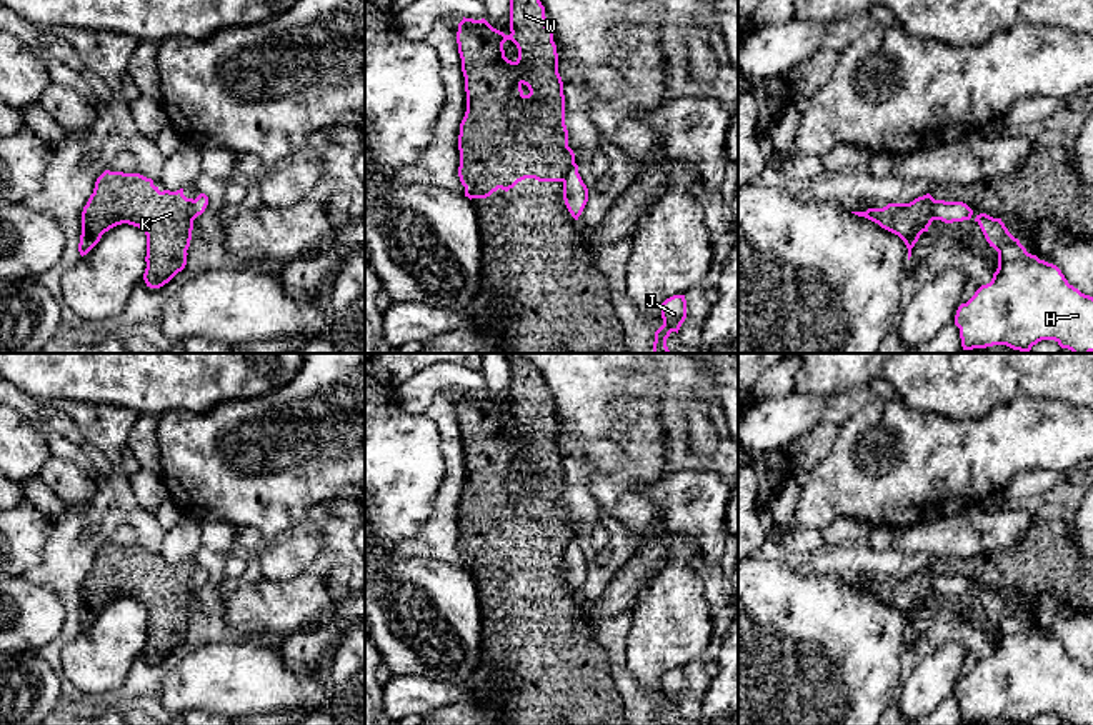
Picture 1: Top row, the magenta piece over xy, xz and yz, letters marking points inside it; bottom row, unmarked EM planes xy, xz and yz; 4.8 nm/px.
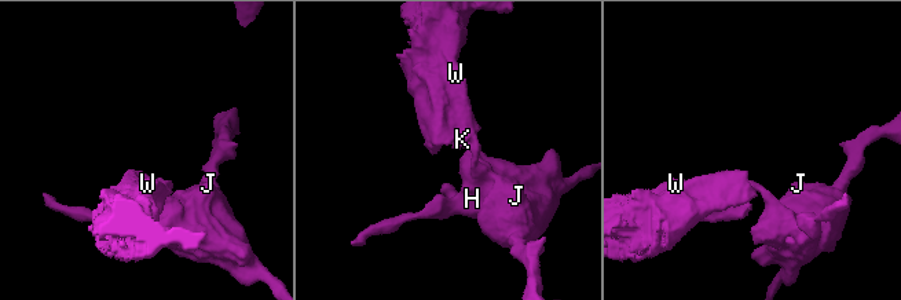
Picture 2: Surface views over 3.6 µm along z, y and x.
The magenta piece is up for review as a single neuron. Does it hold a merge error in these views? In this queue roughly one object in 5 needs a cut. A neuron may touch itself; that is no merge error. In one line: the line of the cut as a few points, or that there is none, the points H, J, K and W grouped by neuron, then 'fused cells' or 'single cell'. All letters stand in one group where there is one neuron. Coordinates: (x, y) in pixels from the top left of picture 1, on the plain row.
cut yz (933, 574), (933, 587), (940, 592); groups H J / K W; fused cells

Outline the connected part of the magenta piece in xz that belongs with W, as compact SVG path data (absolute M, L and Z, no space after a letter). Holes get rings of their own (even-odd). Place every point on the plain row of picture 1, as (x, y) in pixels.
M507 353L510 367L510 408L493 402L485 392L465 392L458 397L457 417L465 450L467 485L460 497L458 550L465 560L465 570L487 572L498 562L508 565L525 552L538 555L565 555L576 538L575 527L568 520L565 498L563 455L558 447L558 427L553 405L546 400L545 380L540 372L520 353ZM512 413L518 422L515 435L505 430L503 417Z

